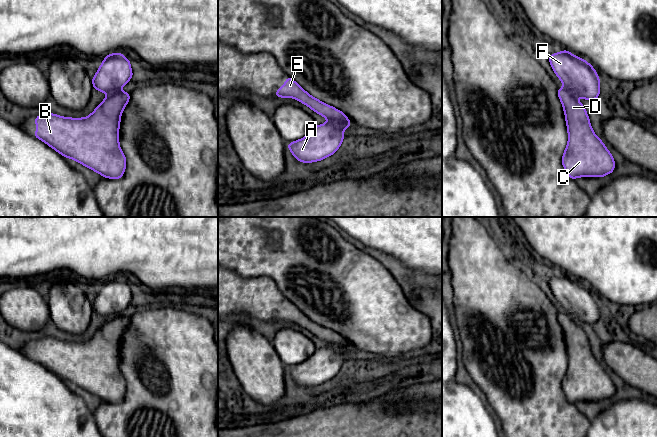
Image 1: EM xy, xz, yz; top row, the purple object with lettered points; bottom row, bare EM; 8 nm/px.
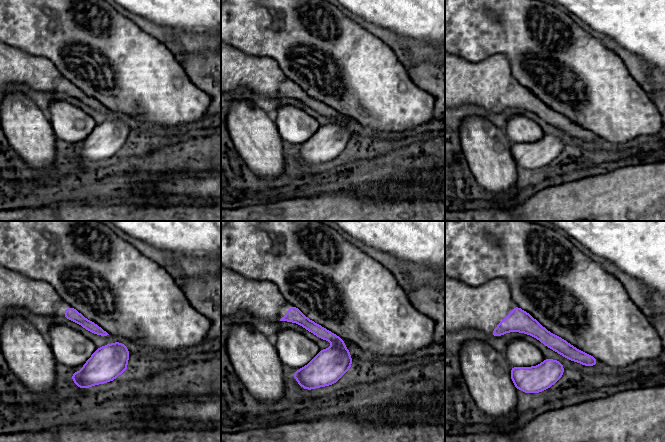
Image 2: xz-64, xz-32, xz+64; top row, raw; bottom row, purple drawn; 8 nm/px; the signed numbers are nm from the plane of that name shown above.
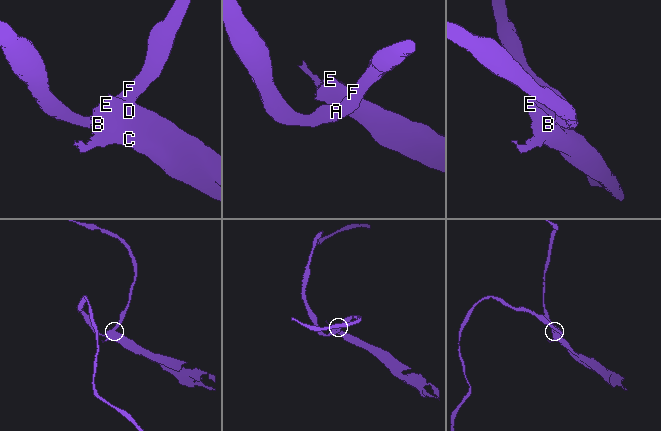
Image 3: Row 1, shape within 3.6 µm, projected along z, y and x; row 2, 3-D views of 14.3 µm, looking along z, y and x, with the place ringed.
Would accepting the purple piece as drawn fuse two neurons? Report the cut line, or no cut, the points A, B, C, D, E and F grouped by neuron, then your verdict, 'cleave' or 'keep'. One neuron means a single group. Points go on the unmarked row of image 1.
cut in xz along (329, 344), (339, 346), (344, 351); A F / B C D E; cleave

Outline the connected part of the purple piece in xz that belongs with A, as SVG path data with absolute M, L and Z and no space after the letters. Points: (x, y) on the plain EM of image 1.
M335 345L316 349L307 360L288 367L287 372L299 386L317 386L331 380L339 373L345 362L344 353L343 349Z

